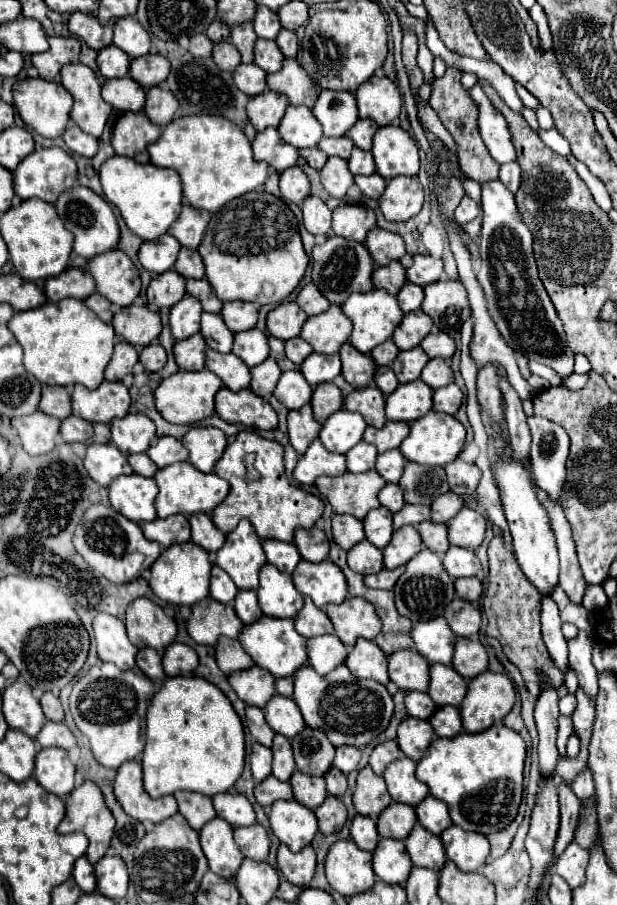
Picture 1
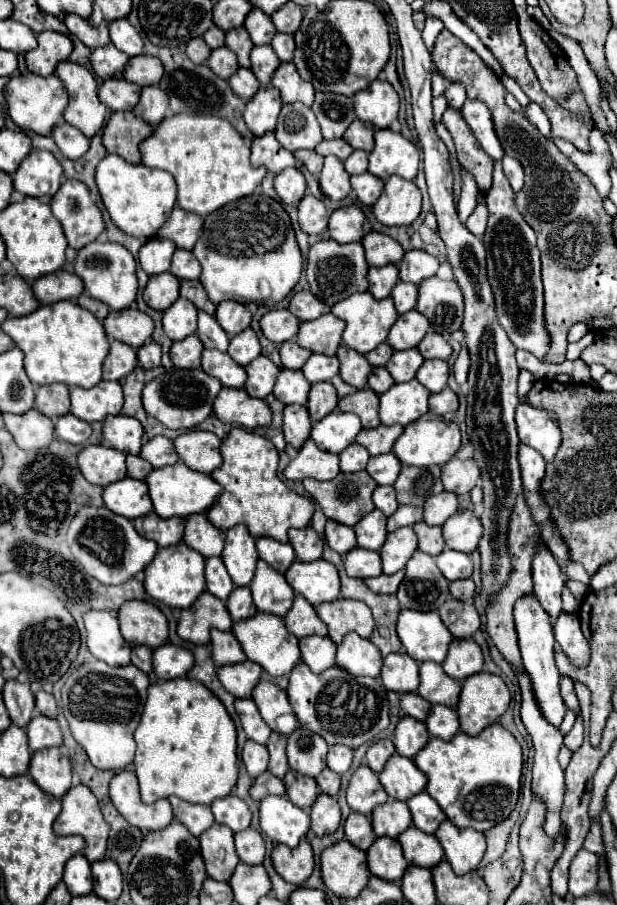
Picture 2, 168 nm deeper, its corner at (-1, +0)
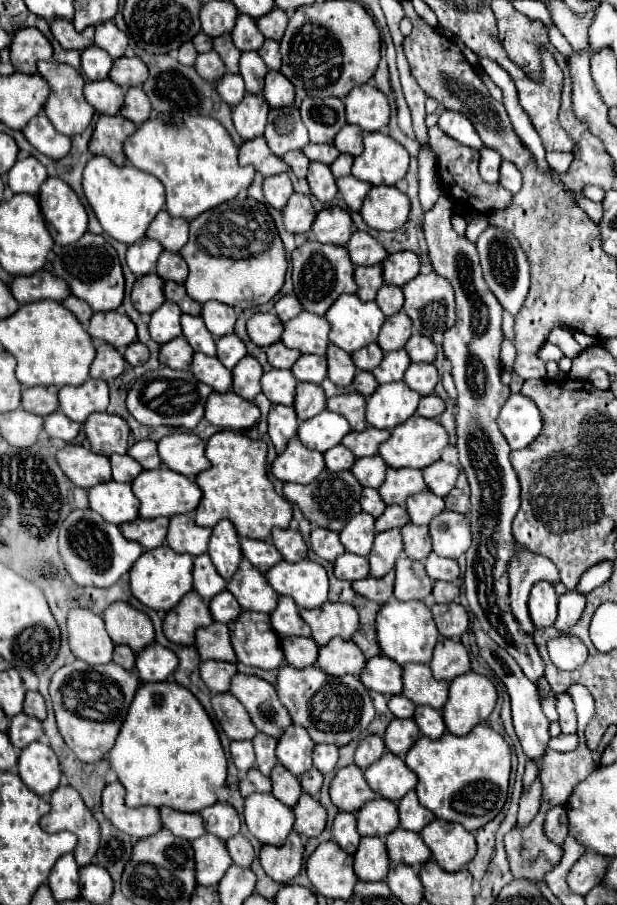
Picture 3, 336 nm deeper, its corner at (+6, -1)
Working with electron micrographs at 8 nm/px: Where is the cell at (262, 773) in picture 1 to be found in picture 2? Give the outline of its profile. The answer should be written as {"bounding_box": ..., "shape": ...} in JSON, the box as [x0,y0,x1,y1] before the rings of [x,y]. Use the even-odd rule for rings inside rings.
{"bounding_box":[242,741,268,777],"shape":[[[246,741],[242,749],[242,761],[246,765],[246,771],[250,777],[258,777],[268,767],[268,753],[266,745],[258,745],[254,741]]]}

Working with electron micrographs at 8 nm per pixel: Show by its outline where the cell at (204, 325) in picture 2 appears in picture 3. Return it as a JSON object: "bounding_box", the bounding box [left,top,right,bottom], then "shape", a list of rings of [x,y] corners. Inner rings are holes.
{"bounding_box":[181,314,217,356],"shape":[[[183,314],[181,316],[181,326],[183,326],[183,336],[187,338],[187,342],[191,344],[191,348],[195,352],[203,352],[207,356],[215,356],[217,354],[217,346],[215,346],[215,338],[213,334],[203,326],[203,320],[199,316],[191,316],[191,314]]]}

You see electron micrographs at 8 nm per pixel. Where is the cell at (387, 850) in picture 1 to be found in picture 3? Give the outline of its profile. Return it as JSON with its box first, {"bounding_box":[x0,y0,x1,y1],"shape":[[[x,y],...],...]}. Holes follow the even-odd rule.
{"bounding_box":[355,838,389,882],"shape":[[[361,838],[361,844],[355,852],[355,874],[365,882],[379,882],[387,878],[389,858],[383,840],[379,838]]]}

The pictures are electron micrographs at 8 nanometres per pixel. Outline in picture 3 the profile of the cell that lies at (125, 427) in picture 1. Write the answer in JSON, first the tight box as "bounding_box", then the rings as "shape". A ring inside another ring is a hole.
{"bounding_box":[85,412,131,456],"shape":[[[107,412],[91,414],[85,422],[85,434],[91,450],[103,456],[127,454],[129,432],[131,430],[127,430],[127,422],[123,422],[123,418]]]}

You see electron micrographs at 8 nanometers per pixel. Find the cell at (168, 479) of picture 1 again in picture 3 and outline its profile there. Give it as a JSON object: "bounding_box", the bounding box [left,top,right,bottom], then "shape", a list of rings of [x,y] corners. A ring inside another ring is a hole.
{"bounding_box":[133,466,201,518],"shape":[[[167,466],[155,468],[155,470],[143,470],[135,480],[133,480],[133,494],[139,498],[141,508],[139,508],[139,516],[141,518],[159,518],[159,516],[175,516],[175,514],[187,514],[193,512],[197,508],[197,504],[201,502],[201,490],[199,486],[189,480],[187,476],[169,470]]]}

